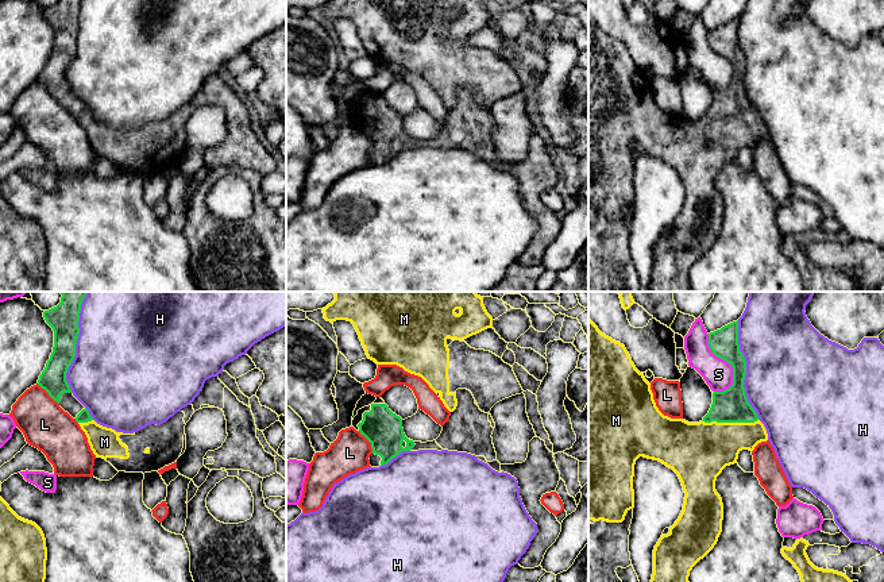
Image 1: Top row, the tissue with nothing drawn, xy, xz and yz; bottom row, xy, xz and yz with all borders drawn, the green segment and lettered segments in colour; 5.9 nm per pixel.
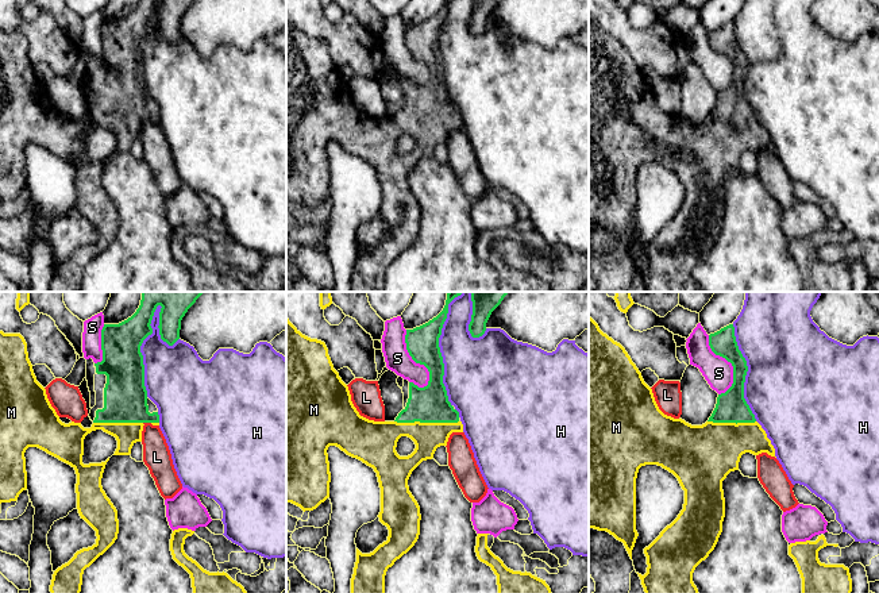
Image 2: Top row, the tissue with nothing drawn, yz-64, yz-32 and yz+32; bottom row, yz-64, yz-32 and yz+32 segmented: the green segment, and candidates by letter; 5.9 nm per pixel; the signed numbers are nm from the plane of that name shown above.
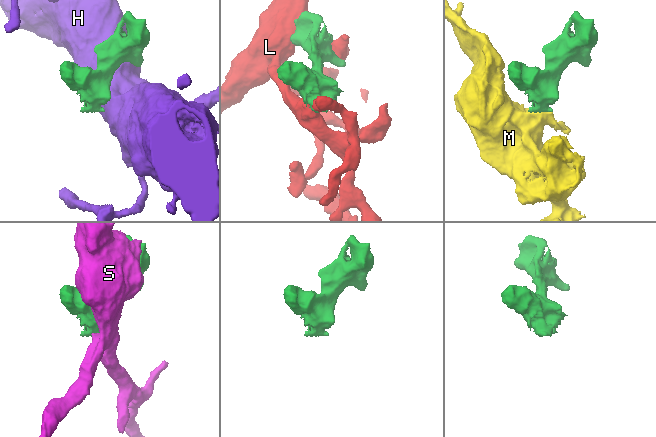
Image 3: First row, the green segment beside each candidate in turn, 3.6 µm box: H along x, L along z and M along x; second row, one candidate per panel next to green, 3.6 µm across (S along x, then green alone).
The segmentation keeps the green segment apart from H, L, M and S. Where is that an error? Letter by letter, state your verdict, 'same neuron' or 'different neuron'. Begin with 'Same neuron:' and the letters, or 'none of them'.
Same neuron: M
H: different neuron
L: different neuron
M: same neuron
S: different neuron

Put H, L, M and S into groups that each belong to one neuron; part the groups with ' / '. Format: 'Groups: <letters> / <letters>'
Groups: H / L / M / S

